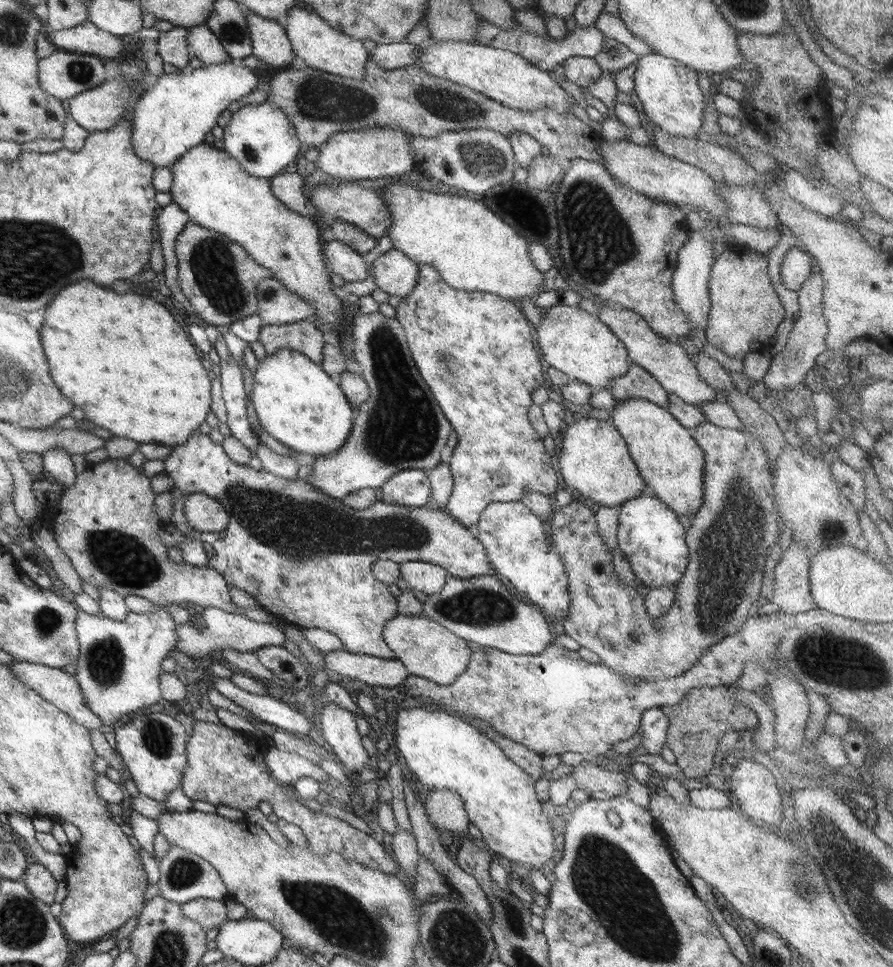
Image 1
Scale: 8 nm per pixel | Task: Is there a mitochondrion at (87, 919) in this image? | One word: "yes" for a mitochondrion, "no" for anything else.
no

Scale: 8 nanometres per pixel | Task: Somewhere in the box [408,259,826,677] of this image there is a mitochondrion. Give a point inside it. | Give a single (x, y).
(725, 550)

